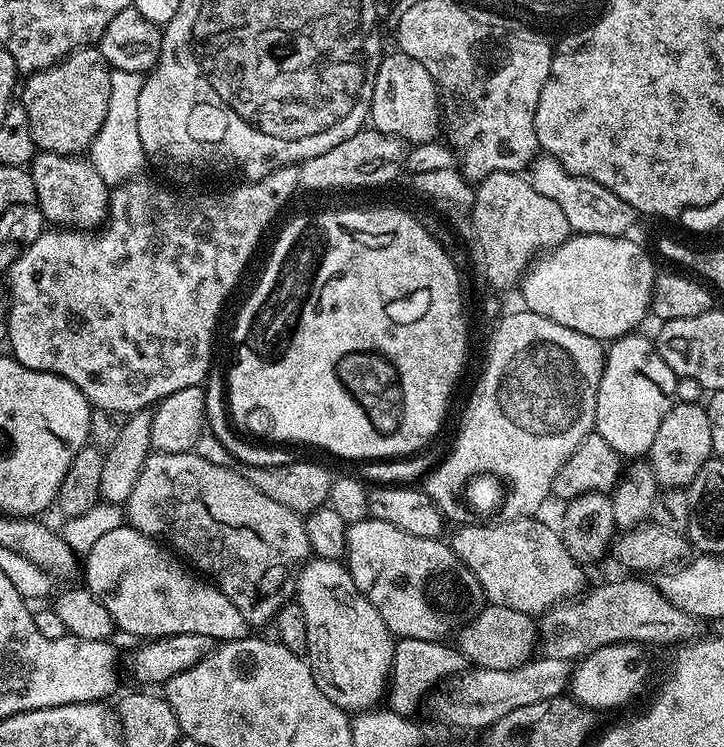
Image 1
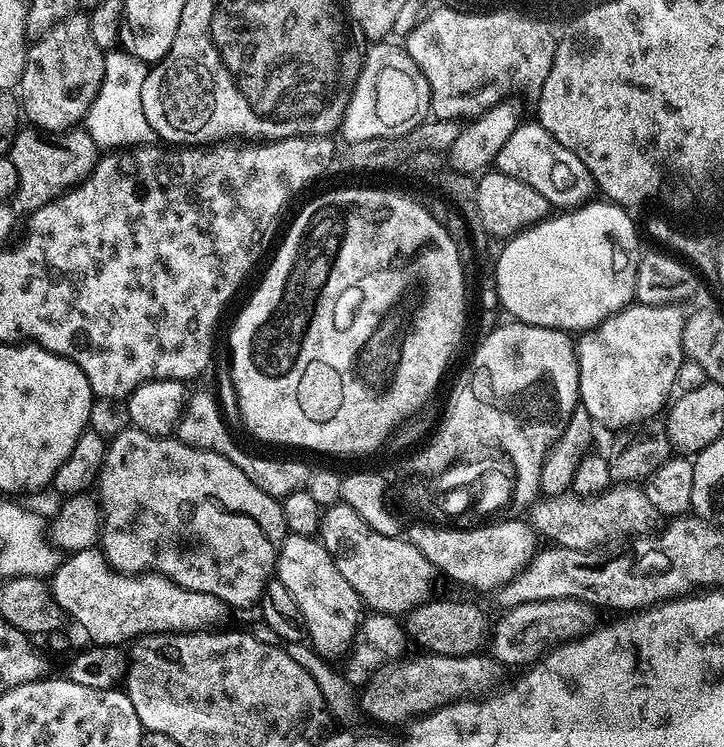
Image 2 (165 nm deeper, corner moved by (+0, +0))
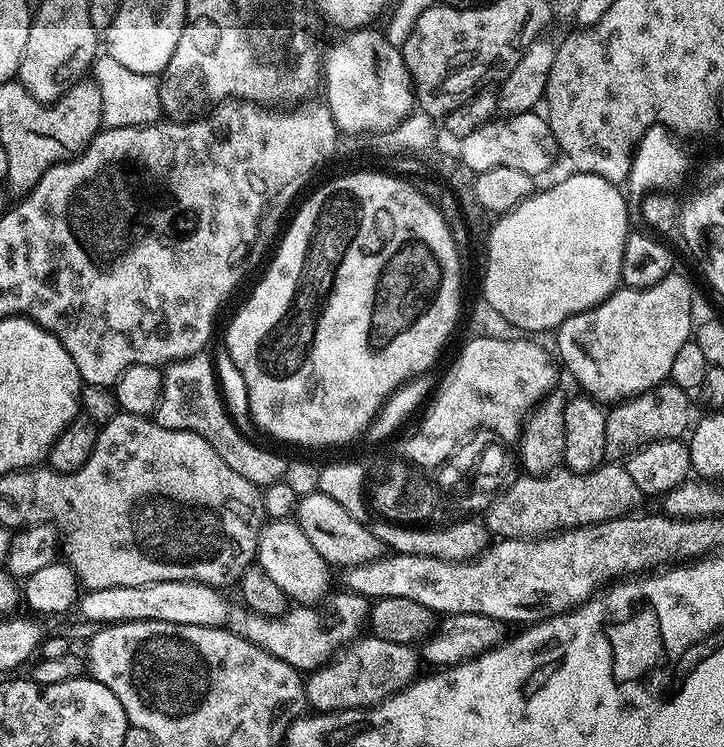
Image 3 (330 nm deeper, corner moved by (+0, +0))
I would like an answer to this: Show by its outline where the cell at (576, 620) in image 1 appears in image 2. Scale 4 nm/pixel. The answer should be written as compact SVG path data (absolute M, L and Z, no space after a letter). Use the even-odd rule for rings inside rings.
M568 597L560 600L526 602L501 611L500 621L497 624L495 621L490 632L490 655L502 666L504 664L531 666L557 644L567 644L569 640L577 640L578 637L591 632L598 624L596 612L597 609L587 601L571 600Z

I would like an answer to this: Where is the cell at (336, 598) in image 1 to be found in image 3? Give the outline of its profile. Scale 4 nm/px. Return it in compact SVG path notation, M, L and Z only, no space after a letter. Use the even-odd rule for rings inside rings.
M295 519L268 520L265 523L258 538L256 560L258 566L262 570L266 570L266 574L270 574L270 578L274 582L278 582L278 586L282 586L289 601L297 602L299 605L315 605L329 595L328 572L330 572L330 566L324 561L322 554L318 554L318 550L314 550L314 546L310 546L310 538L306 538L306 534L302 534Z

